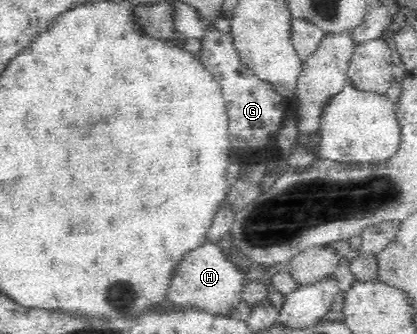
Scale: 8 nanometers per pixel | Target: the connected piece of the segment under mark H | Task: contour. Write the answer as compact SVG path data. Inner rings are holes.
M204 242L194 250L189 250L172 270L172 278L166 288L166 301L172 302L176 308L228 317L230 310L242 301L240 290L246 282L245 278L246 274L227 258L219 245Z

